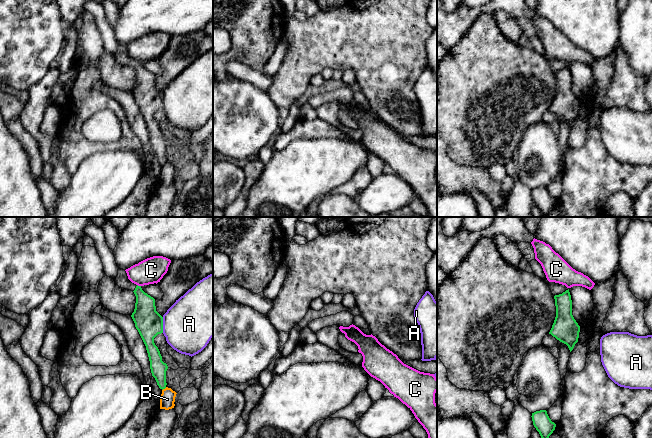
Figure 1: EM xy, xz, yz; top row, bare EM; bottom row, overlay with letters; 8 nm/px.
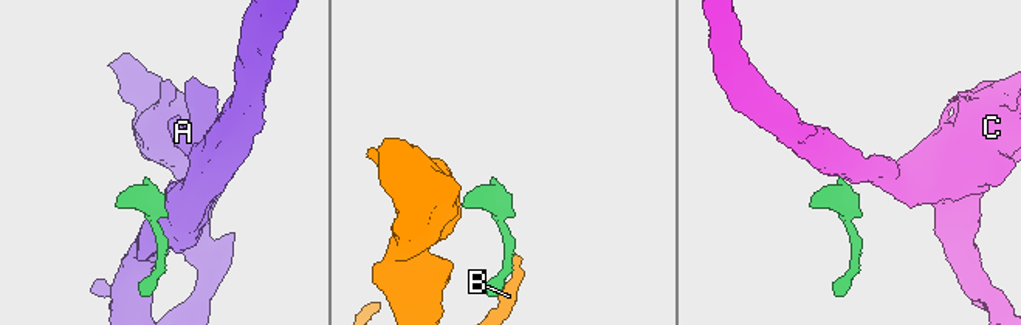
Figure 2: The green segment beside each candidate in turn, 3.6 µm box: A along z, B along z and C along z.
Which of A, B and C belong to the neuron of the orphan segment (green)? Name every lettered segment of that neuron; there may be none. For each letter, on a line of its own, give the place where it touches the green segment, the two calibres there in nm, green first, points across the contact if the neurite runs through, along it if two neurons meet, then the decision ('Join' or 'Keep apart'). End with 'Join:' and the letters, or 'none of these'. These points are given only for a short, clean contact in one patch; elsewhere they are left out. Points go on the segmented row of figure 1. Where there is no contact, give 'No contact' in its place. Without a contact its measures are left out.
A: Touches green at xy (162, 325). Thickness 220 nm (green) against 420 nm. Boundary: xy (162, 317), (163, 332). Keep apart
B: Touches green at xy (164, 388). Thickness 130 nm (green) against 120 nm. Keep apart
C: Touches green at xy (139, 286). Thickness 200 nm (green) against 200 nm. Boundary: xy (137, 284), (140, 286). Keep apart
Join: none of these

